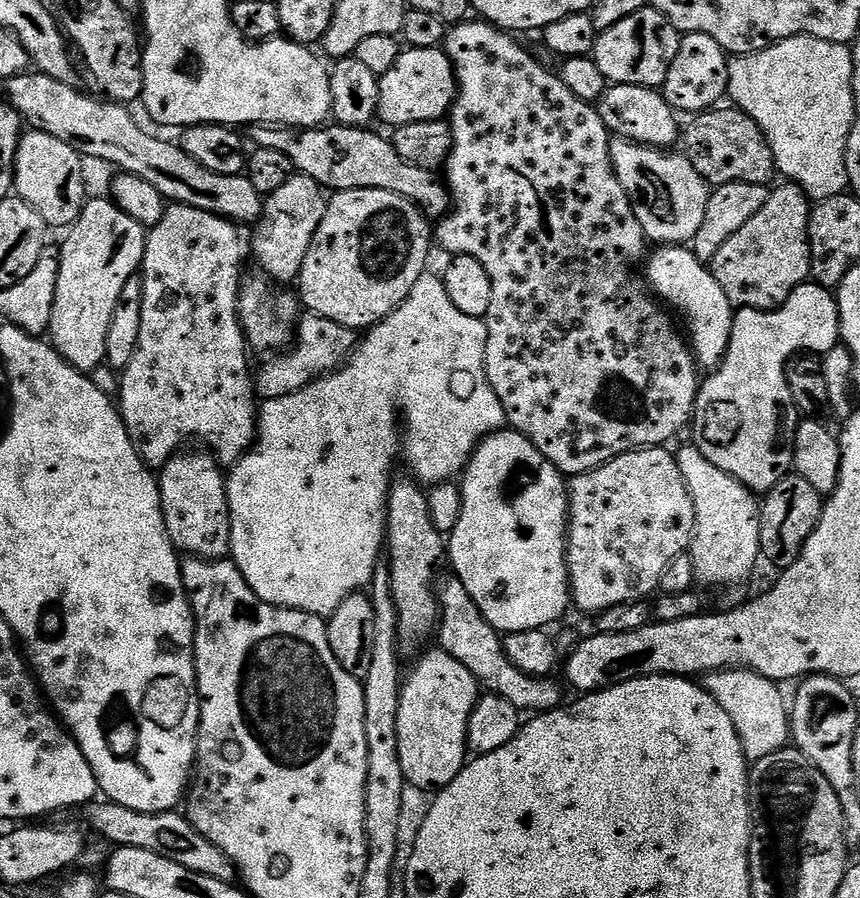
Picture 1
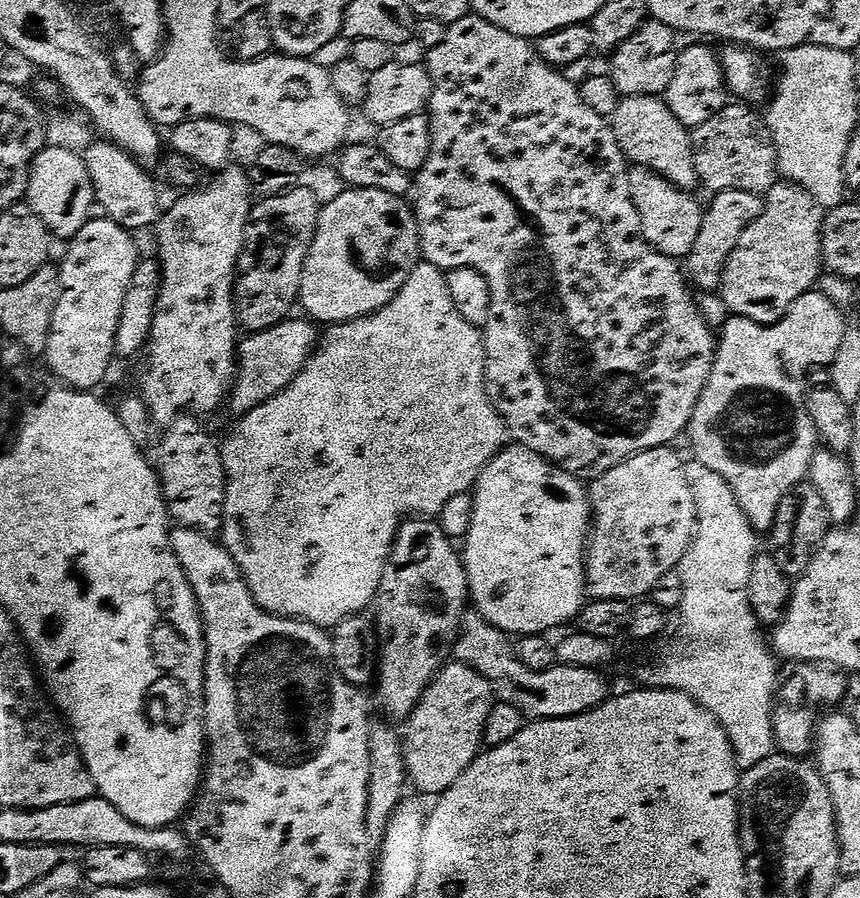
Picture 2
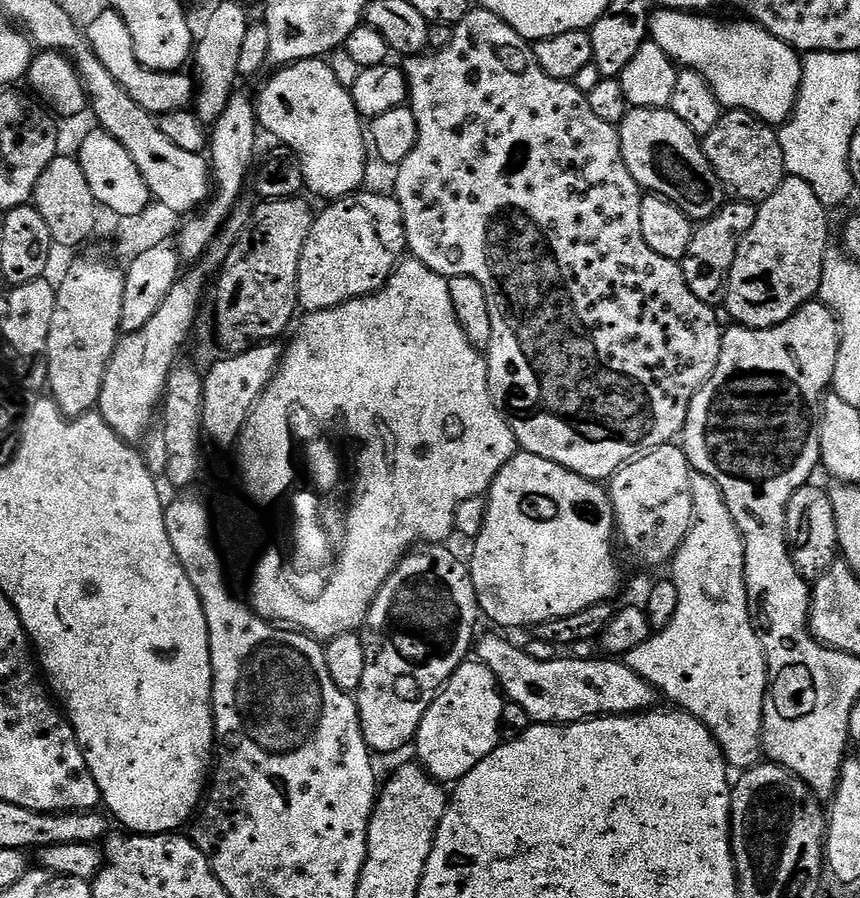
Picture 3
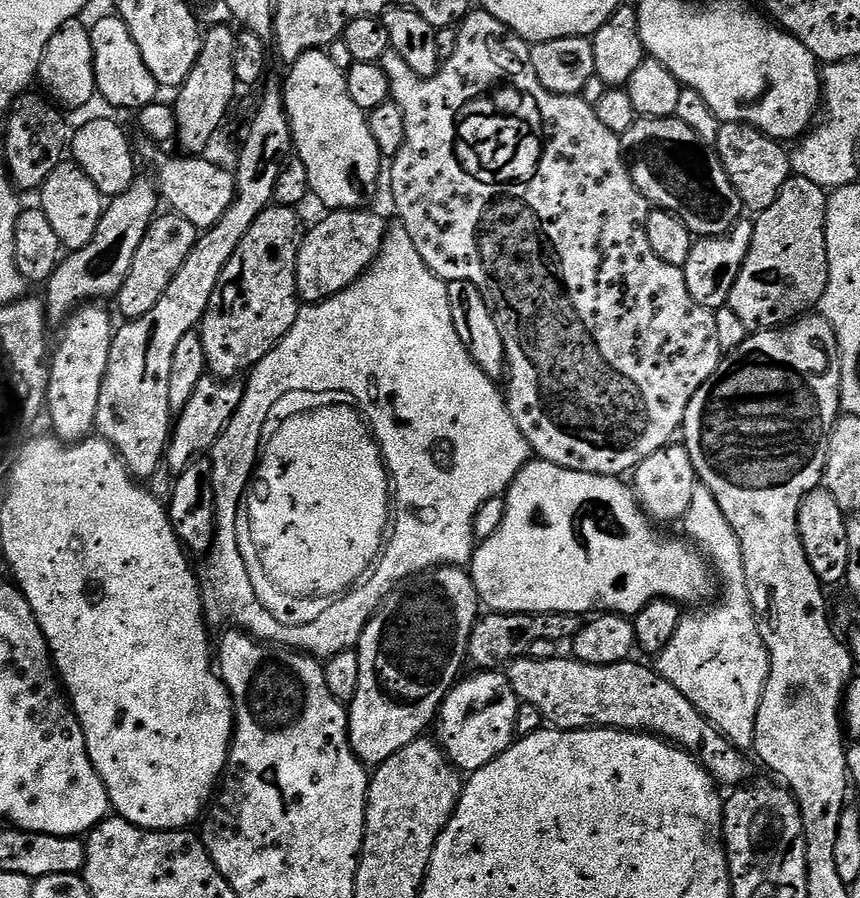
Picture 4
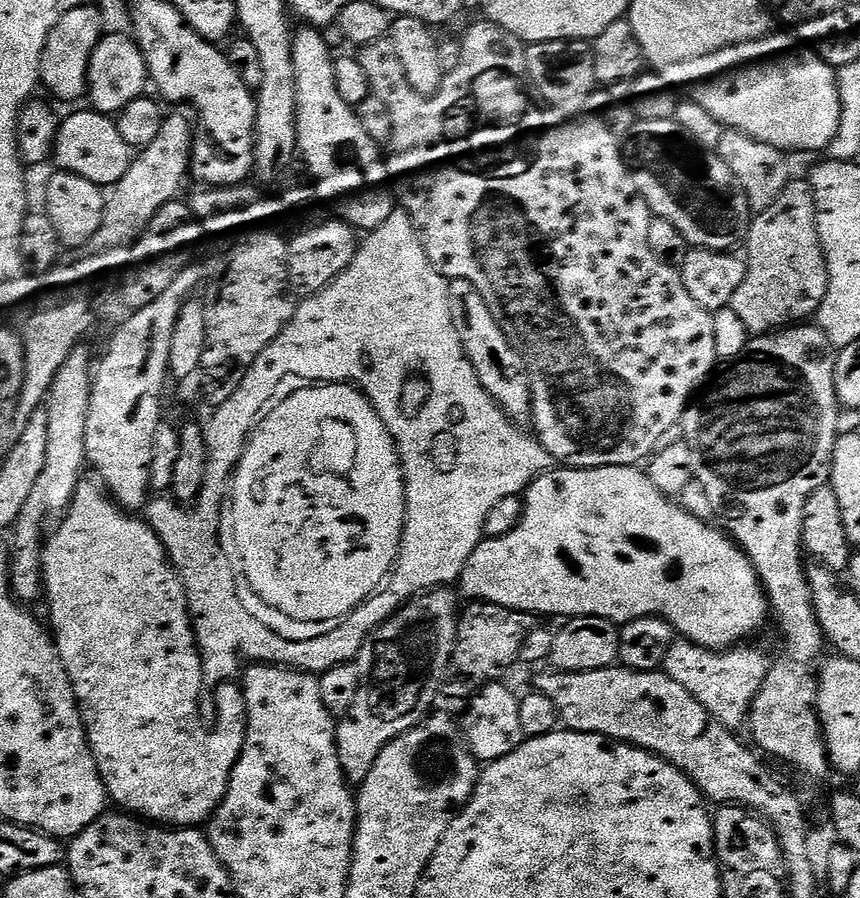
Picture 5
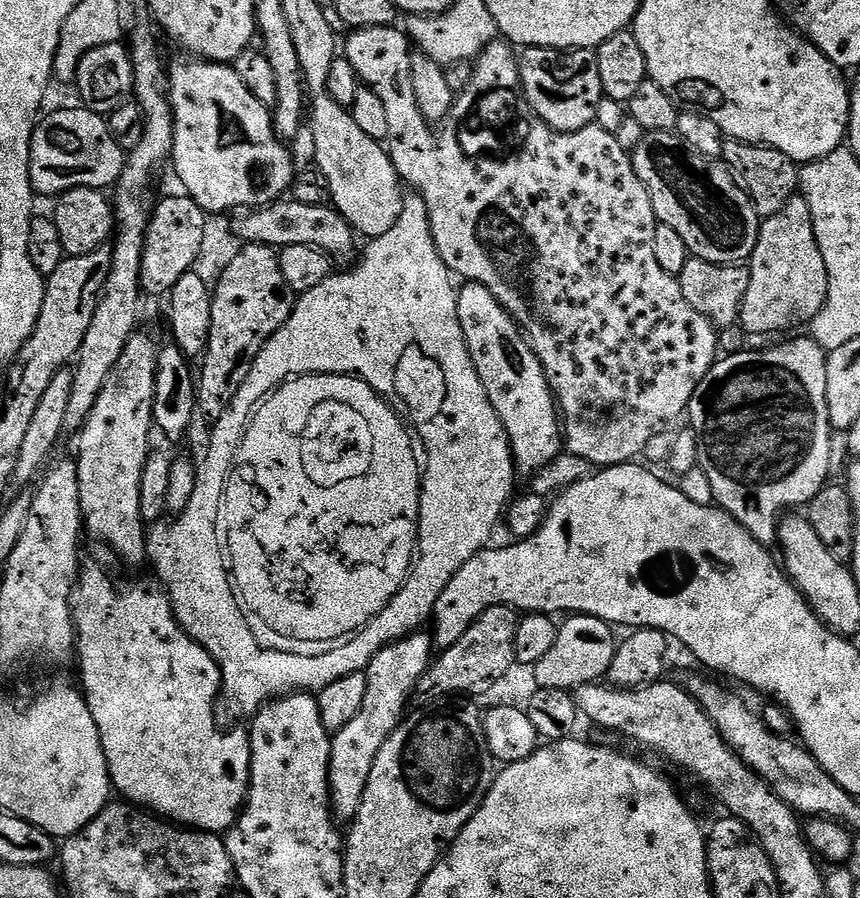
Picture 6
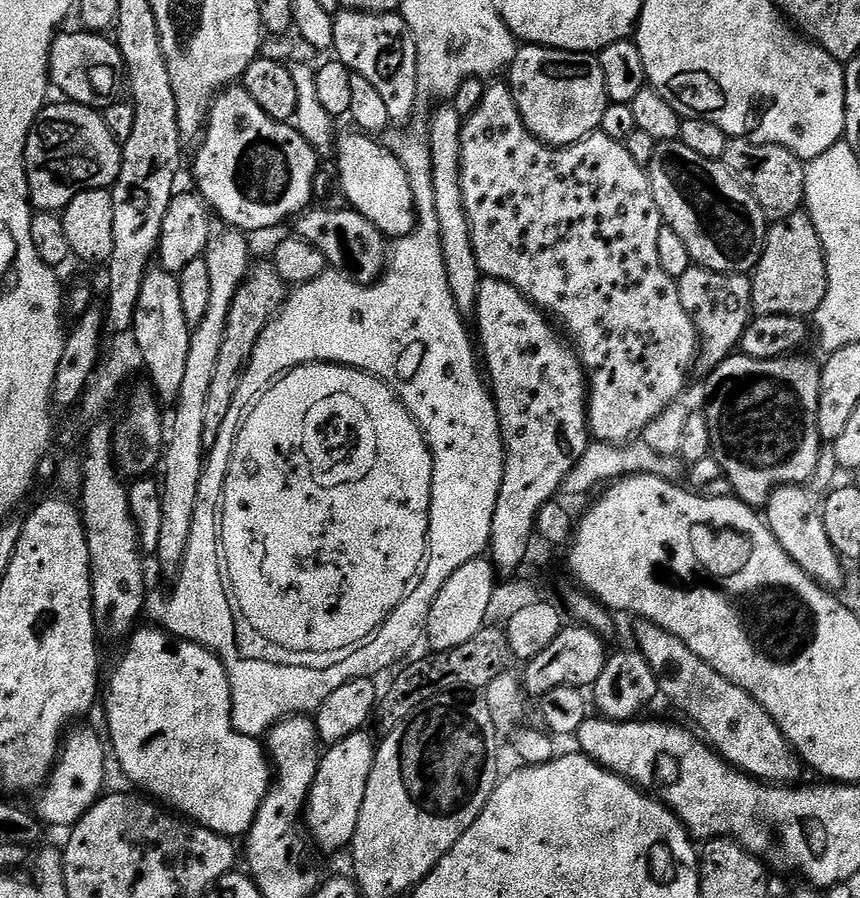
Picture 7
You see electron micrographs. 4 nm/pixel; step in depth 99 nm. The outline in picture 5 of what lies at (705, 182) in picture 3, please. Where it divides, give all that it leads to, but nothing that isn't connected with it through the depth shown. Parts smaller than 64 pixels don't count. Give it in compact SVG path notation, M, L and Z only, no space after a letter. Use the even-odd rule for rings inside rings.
M675 118L637 119L623 150L624 161L632 169L634 186L646 198L653 217L670 222L692 248L731 252L747 241L754 213L742 186L724 159L715 151L700 148Z

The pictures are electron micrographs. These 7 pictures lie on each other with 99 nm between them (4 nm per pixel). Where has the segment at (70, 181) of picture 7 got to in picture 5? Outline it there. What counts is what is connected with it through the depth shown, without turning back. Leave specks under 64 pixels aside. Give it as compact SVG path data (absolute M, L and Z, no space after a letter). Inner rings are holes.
M95 110L64 116L57 131L54 160L65 172L73 172L101 186L114 186L126 174L134 159L133 149L122 142L118 126L111 115Z

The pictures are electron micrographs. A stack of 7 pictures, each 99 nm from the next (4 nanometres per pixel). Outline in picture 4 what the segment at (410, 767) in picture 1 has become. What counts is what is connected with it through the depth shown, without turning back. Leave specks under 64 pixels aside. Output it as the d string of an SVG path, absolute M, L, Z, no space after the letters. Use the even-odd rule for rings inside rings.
M476 670L473 676L465 675L457 679L452 689L446 694L446 698L440 704L440 710L436 713L434 721L435 739L440 748L448 755L448 760L457 770L464 774L471 774L494 762L517 739L516 719L522 701L514 694L514 686L510 686L507 675L500 670Z

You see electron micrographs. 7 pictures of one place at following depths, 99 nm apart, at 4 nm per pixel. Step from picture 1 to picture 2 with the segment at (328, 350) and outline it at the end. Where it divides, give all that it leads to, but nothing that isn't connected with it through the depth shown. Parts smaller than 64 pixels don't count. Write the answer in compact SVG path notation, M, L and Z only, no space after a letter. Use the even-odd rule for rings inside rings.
M289 318L261 332L249 332L239 341L236 379L232 381L230 393L230 408L232 404L236 418L247 416L258 406L270 402L270 398L282 394L317 351L321 329L311 319L303 319Z

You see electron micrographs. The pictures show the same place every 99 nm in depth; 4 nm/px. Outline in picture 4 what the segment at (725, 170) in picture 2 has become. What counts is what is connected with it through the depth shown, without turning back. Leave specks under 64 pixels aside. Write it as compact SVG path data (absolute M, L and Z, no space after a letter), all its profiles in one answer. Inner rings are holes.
M721 123L714 151L722 162L734 190L738 190L738 198L749 213L752 211L752 214L759 214L774 206L778 190L782 190L789 176L793 175L792 162L784 148L785 145L781 141L771 140L762 130L749 124Z

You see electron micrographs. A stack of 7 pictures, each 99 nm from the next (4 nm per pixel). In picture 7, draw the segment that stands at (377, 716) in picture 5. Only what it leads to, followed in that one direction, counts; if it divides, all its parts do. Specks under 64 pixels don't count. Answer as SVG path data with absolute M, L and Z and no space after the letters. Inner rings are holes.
M361 730L350 734L350 738L342 738L342 742L327 745L321 755L302 820L311 843L324 852L347 849L354 838L358 814L362 814L362 802L366 798L366 782L370 782L370 770L376 761L378 744L375 739L372 741L370 733Z

